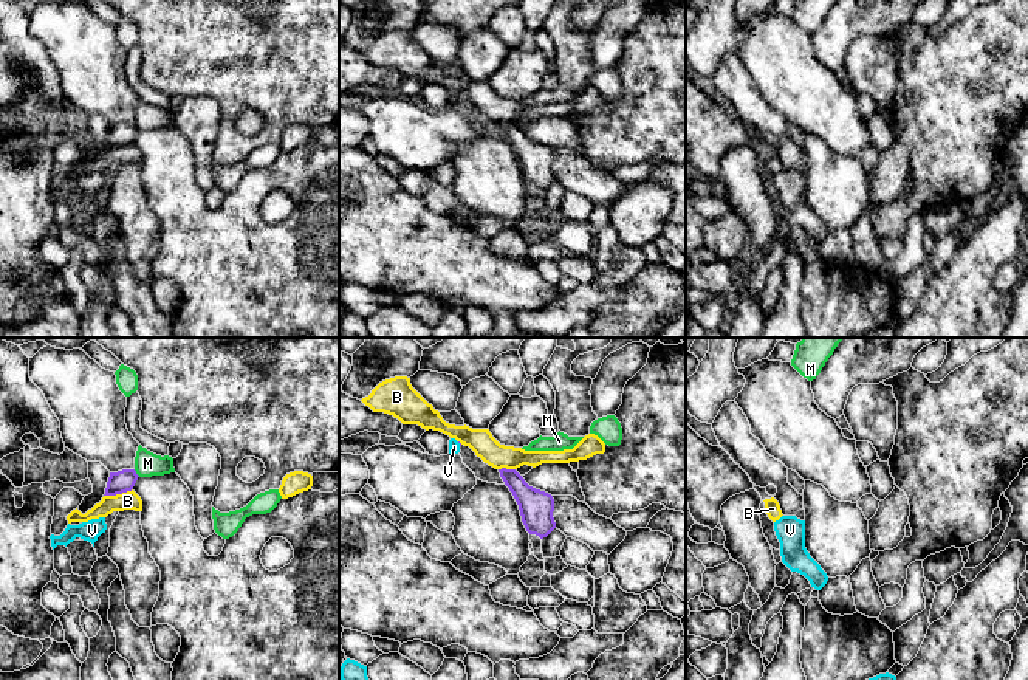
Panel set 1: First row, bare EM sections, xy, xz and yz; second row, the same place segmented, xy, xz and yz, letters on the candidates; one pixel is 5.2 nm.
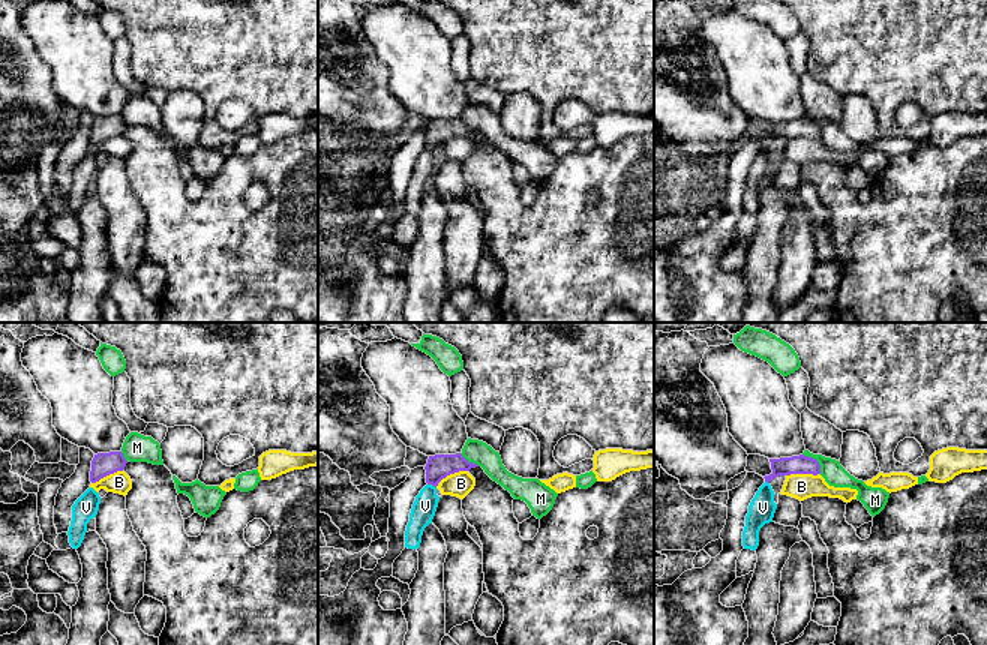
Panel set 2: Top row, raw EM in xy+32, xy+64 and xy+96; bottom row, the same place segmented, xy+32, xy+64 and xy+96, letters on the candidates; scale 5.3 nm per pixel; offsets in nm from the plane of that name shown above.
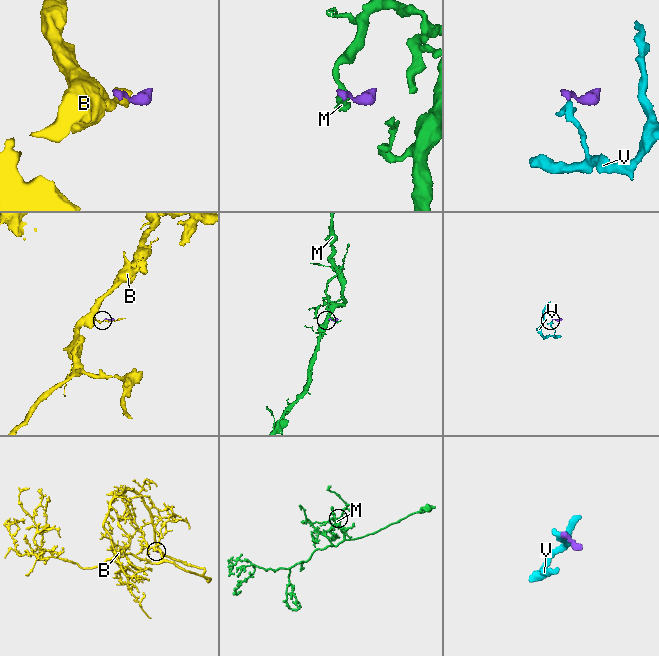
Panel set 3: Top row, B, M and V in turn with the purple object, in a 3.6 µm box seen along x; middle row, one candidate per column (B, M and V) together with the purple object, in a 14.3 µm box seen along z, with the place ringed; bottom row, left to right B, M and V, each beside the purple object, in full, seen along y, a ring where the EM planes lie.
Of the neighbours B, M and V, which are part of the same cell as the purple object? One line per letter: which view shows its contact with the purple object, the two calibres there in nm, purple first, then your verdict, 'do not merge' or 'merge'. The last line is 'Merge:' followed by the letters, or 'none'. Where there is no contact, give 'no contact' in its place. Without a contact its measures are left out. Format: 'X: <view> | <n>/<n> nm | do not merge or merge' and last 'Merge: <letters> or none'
B: xy | 120/100 nm | do not merge
M: xy | 120/130 nm | do not merge
V: xz | 20/60 nm | merge
Merge: V

